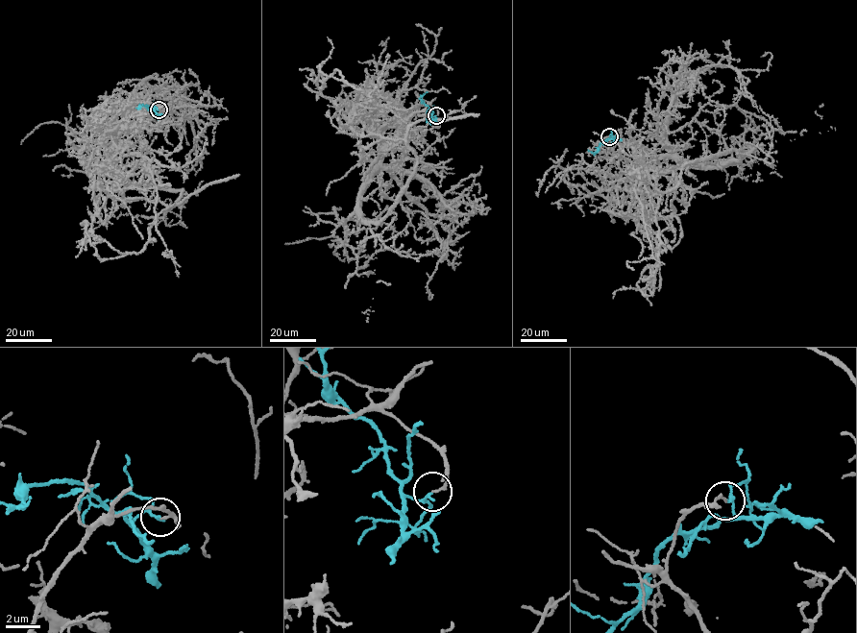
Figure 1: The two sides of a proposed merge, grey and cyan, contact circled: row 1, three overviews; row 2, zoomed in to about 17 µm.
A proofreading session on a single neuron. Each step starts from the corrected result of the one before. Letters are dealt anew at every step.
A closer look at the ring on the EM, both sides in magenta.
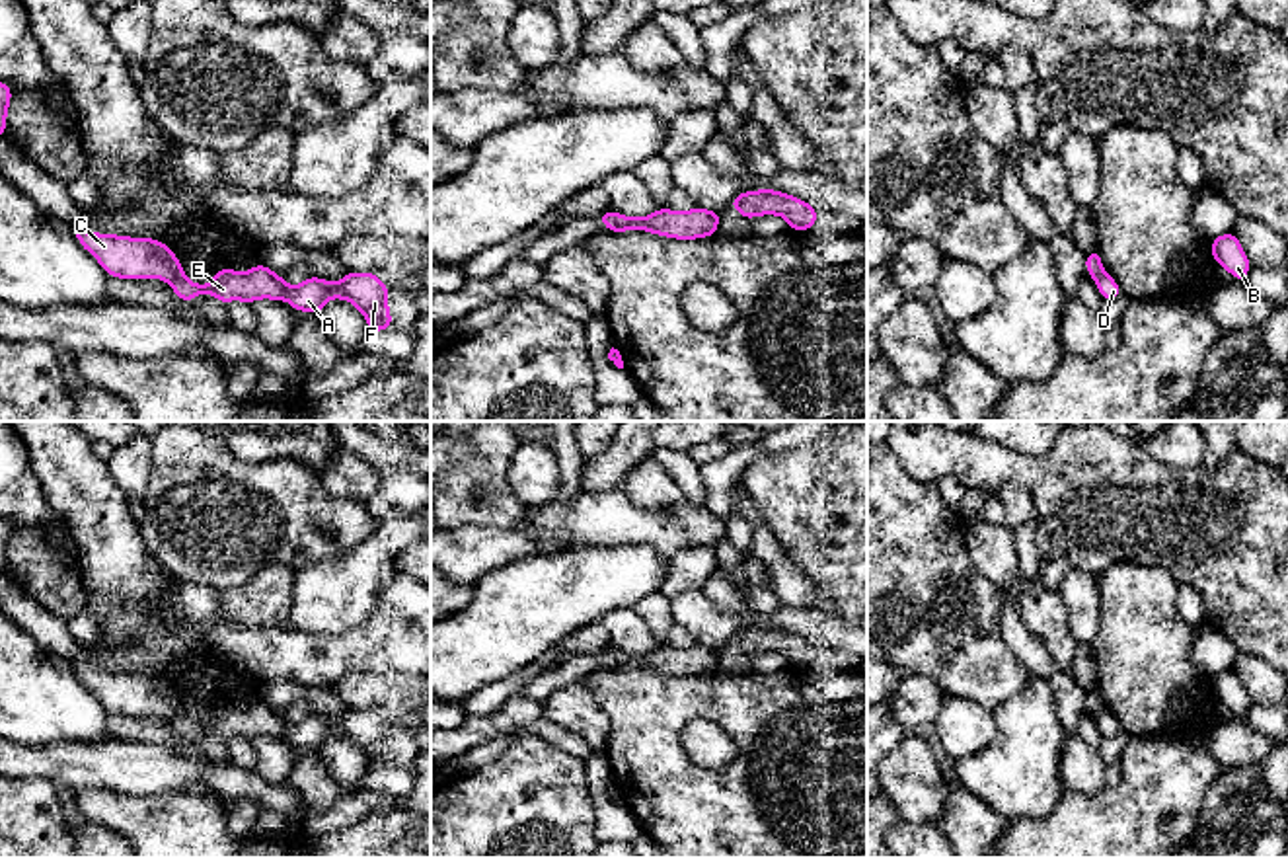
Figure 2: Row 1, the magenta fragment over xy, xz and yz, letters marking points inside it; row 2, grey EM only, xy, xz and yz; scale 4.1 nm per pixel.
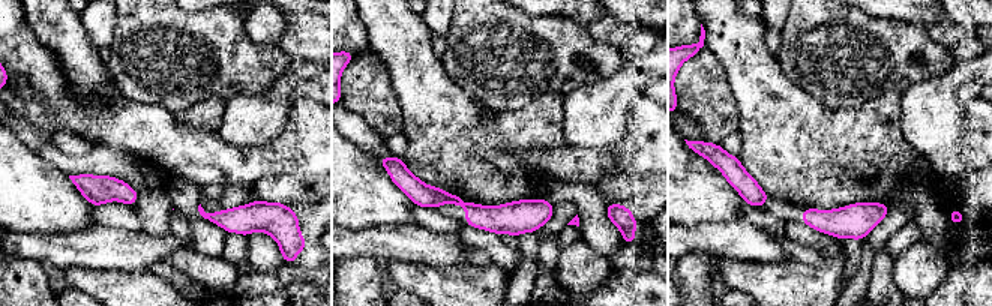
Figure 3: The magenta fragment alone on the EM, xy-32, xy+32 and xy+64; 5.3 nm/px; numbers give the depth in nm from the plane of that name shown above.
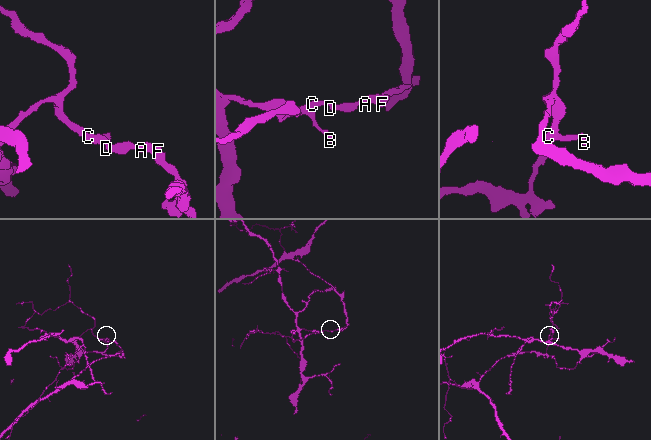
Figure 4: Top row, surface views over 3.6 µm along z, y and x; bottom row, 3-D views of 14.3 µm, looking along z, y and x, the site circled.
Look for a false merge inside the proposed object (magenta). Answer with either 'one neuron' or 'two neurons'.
two neurons

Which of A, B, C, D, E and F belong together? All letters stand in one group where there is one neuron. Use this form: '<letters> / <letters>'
A D E F / B C

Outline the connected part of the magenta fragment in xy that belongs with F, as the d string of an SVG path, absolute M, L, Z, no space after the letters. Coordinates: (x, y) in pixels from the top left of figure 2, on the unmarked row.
M255 700L251 708L240 710L218 706L208 722L191 720L183 706L173 708L170 723L185 741L187 737L208 729L222 741L228 737L253 739L259 735L288 737L294 747L320 751L329 735L345 735L366 755L368 768L390 766L388 723L374 710L347 710L339 720L310 714L296 723L288 723L281 712Z

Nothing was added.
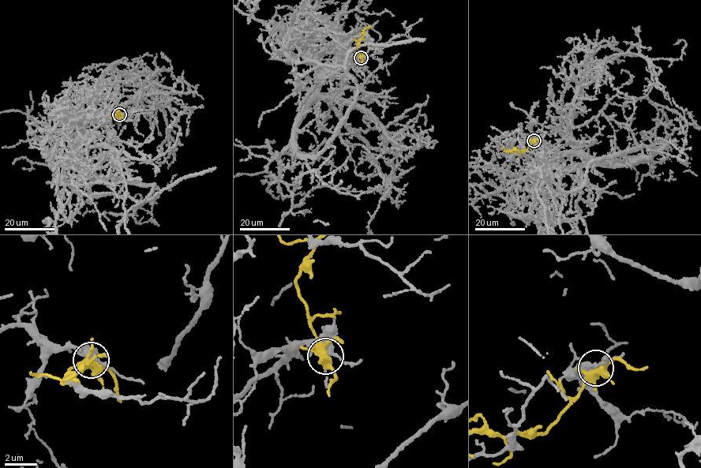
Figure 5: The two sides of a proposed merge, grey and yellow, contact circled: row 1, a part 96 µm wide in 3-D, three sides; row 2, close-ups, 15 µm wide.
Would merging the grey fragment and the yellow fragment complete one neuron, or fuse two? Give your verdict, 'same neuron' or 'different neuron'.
different neuron

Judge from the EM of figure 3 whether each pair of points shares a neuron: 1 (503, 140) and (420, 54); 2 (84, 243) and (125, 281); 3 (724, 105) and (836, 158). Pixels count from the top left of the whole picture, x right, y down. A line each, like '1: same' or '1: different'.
1: same
2: different
3: different

